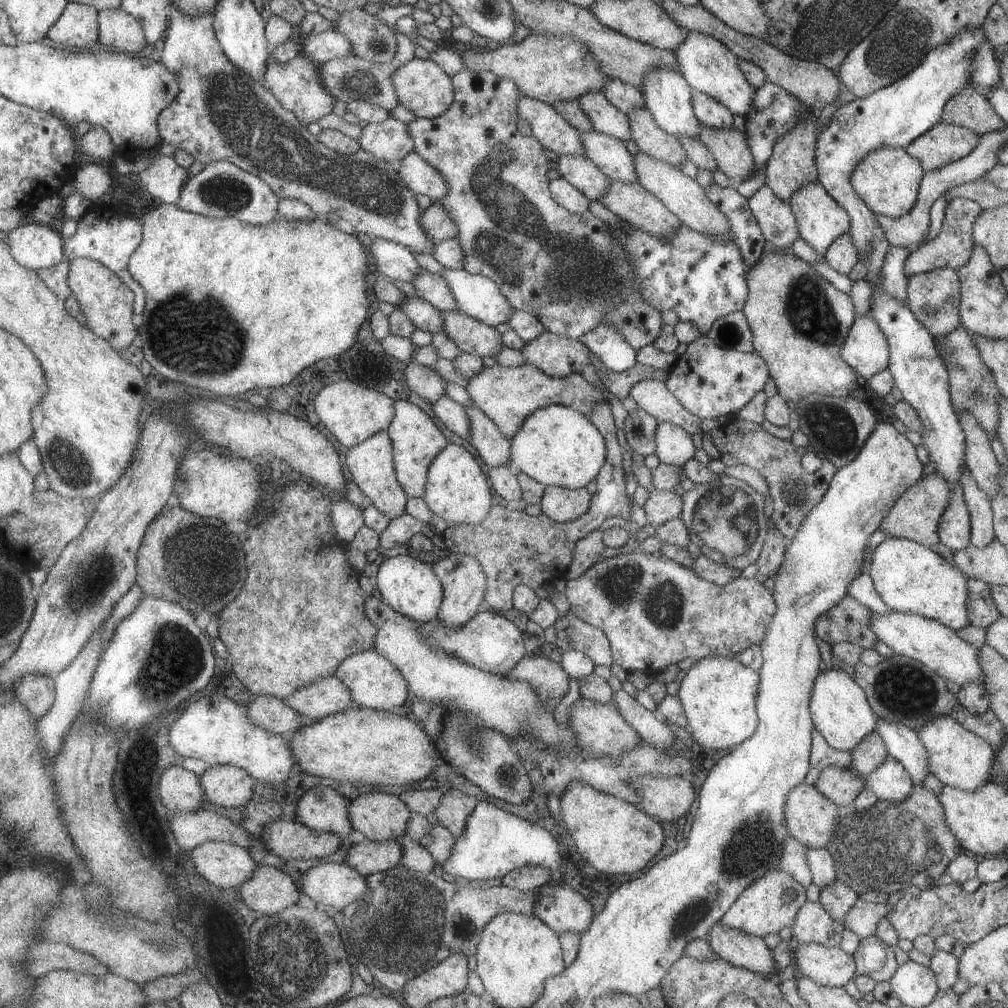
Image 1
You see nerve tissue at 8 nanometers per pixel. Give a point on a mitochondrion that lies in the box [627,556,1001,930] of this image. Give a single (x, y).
(886, 848)

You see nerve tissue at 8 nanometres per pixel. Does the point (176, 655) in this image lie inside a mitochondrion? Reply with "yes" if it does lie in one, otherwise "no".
yes

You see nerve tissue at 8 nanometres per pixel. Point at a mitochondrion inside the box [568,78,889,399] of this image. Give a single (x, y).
(809, 310)

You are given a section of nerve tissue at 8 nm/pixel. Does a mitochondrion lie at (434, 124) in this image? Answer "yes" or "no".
no

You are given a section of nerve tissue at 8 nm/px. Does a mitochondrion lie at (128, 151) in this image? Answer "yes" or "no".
no

